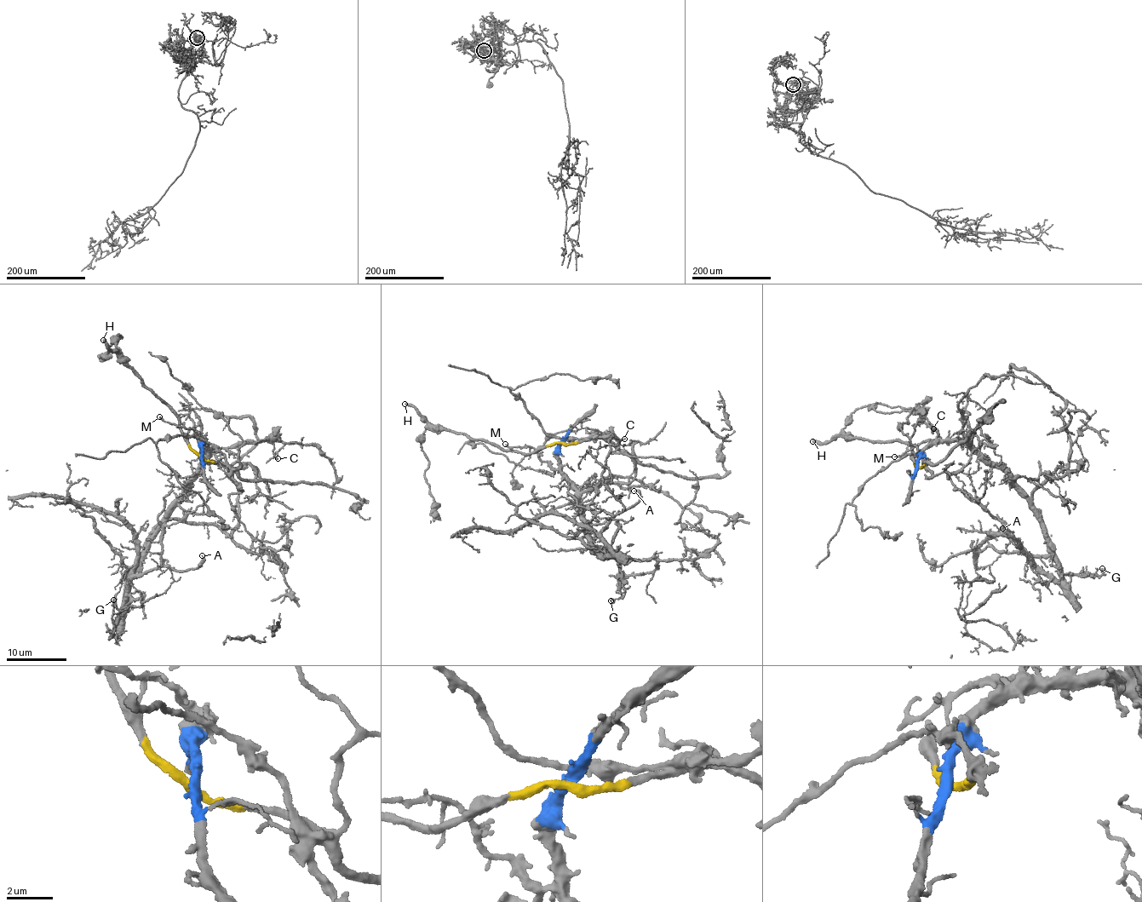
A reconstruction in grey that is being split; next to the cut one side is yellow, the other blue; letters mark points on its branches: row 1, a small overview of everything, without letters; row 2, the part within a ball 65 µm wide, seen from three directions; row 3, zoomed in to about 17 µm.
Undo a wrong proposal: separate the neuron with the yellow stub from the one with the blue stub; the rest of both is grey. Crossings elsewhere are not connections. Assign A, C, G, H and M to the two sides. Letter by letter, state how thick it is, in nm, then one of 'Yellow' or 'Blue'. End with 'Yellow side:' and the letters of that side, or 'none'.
A: Thickness 300 nm. Blue
C: Thickness 200 nm. Yellow
G: Thickness 150 nm. Blue
H: Thickness 320 nm. Yellow
M: Thickness 190 nm. Blue
Yellow side: C, H

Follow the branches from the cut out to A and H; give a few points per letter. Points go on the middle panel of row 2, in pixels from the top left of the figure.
A: (562, 443), (555, 448), (560, 471), (579, 498), (595, 549), (605, 555), (603, 527), (639, 501), (634, 491)
H: (562, 443), (529, 454), (507, 450), (438, 428), (421, 420), (412, 407), (404, 404)

